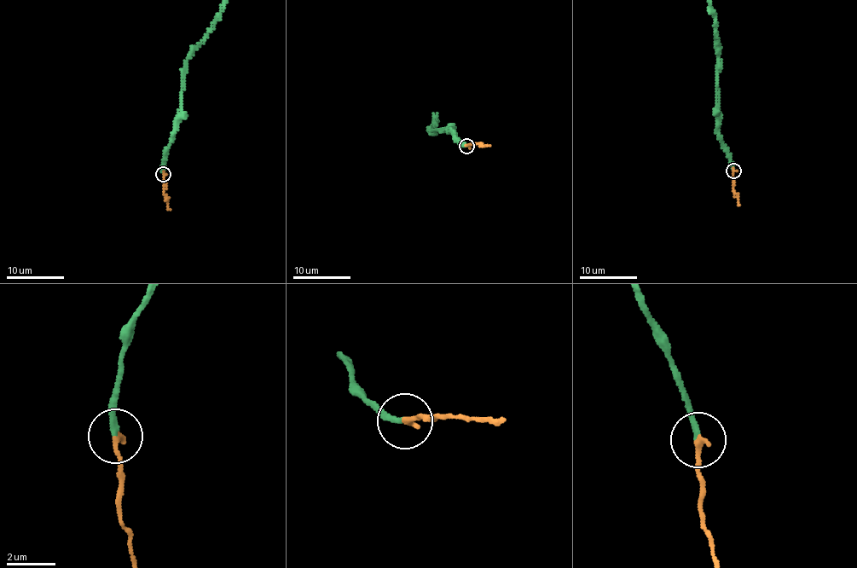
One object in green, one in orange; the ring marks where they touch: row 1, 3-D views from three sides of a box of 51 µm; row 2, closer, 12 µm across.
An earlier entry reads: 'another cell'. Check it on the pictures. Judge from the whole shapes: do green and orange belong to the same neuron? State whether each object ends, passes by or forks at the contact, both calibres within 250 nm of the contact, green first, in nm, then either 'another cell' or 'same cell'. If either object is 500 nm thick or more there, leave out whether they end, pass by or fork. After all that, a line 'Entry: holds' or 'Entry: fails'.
green ends there; orange ends there; 240 nm thick on the green side, 260 nm on the other; same cell
Entry: fails

